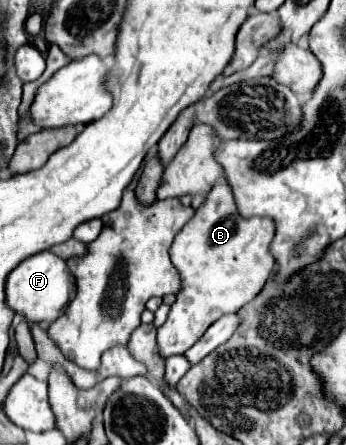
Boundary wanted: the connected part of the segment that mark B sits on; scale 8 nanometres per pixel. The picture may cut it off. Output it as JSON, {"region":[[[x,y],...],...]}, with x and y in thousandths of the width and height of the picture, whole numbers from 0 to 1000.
{"region":[[[618,416],[601,434],[590,461],[566,474],[566,483],[532,506],[526,524],[509,528],[491,578],[503,600],[520,609],[526,645],[509,663],[509,681],[497,681],[486,721],[457,739],[457,798],[480,811],[497,798],[526,798],[549,784],[584,753],[601,730],[630,721],[642,708],[688,703],[694,690],[723,681],[763,645],[769,627],[792,609],[798,582],[780,569],[780,546],[792,537],[798,501],[780,488],[699,488],[682,470],[671,425],[659,416]]]}

